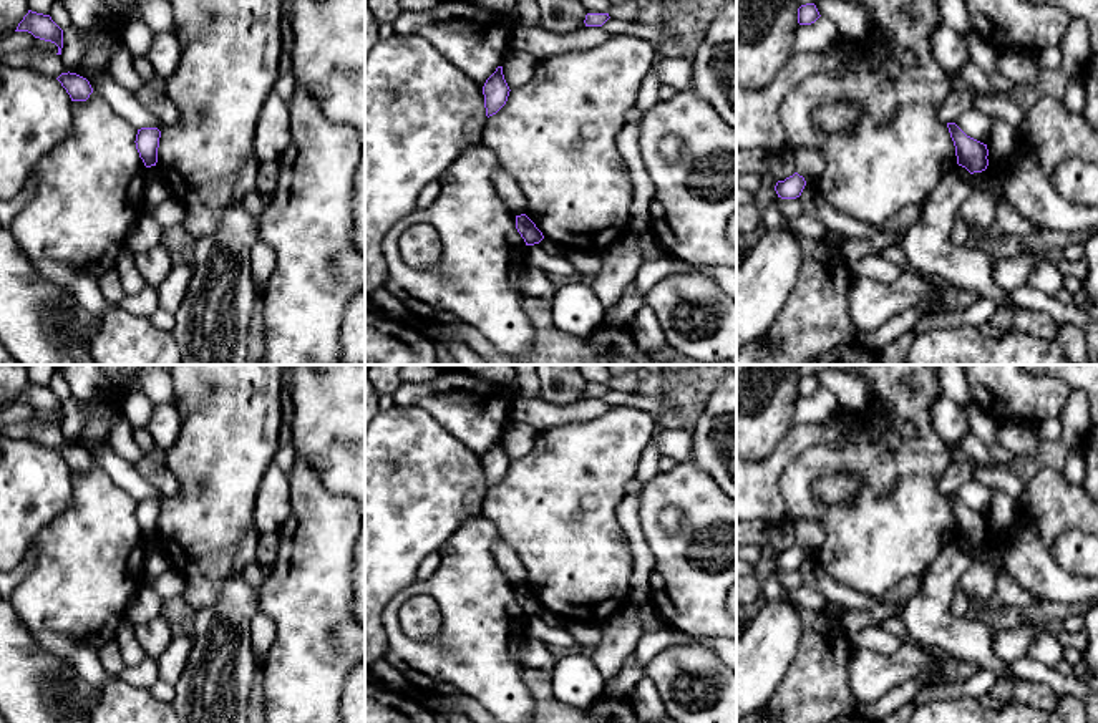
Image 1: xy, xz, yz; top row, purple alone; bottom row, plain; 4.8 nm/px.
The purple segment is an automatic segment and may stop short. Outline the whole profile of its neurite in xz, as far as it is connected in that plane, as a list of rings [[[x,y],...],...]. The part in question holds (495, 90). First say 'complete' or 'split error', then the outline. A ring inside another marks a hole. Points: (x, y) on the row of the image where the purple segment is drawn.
complete; [[[498,66],[483,86],[484,108],[488,118],[496,114],[506,104],[509,91],[511,90],[503,75],[503,66]]]

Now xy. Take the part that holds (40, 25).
complete; [[[28,10],[28,13],[18,23],[15,32],[28,32],[35,38],[51,41],[58,46],[56,55],[61,55],[63,30],[51,20],[50,15],[43,15],[43,13],[36,13],[36,12]]]

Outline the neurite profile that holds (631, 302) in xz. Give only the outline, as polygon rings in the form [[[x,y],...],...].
[[[632,282],[620,302],[610,310],[609,317],[614,323],[630,325],[635,313],[645,305],[645,298],[640,295],[637,284]]]

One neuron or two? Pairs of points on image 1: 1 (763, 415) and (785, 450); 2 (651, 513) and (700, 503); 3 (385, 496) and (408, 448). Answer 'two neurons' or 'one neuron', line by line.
1: two neurons
2: one neuron
3: one neuron

